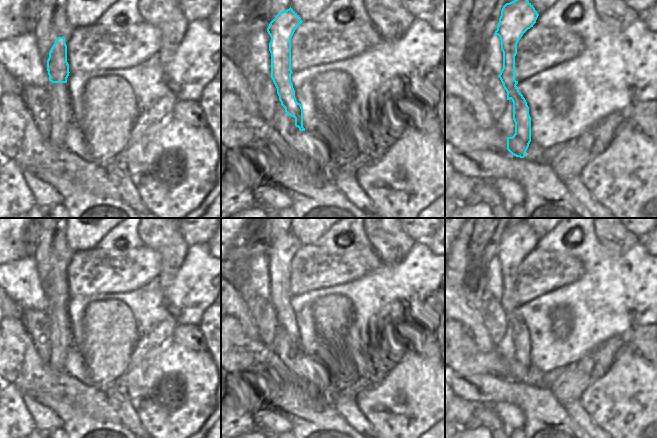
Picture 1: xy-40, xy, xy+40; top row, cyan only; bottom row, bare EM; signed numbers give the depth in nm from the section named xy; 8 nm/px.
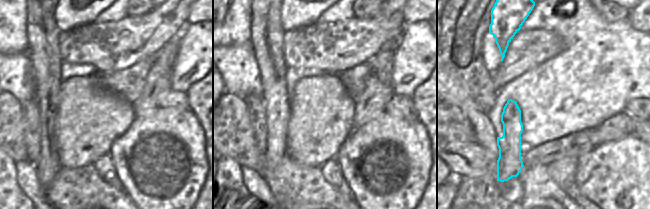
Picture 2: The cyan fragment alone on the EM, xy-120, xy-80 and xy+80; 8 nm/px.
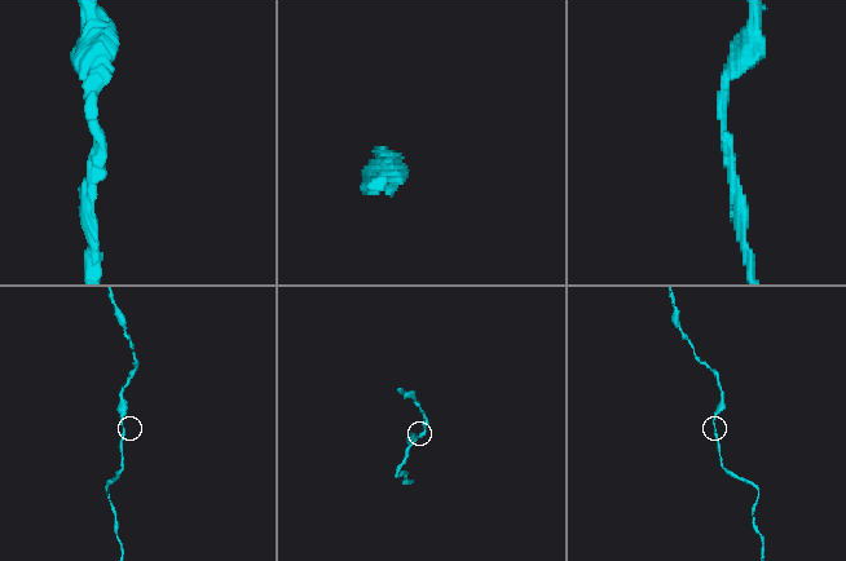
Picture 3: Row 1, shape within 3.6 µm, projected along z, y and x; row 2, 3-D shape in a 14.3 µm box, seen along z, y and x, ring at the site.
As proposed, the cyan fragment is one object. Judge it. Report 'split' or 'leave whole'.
leave whole

